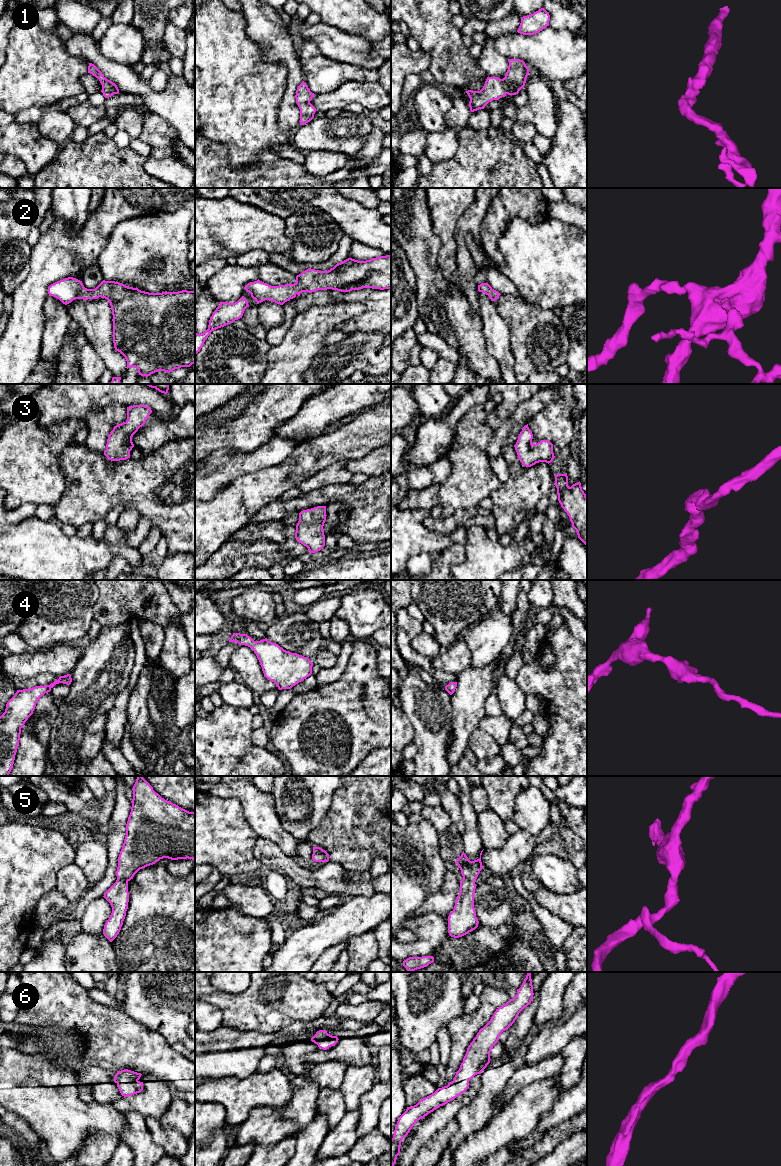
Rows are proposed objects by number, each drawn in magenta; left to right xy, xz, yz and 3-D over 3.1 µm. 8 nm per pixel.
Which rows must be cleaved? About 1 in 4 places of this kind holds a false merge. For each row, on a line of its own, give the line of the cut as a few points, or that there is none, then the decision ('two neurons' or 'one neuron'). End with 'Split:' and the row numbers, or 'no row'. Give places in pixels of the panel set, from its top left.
1: cut none; one neuron
2: cut none; one neuron
3: cut none; one neuron
4: cut none; one neuron
5: cut none; one neuron
6: cut none; one neuron
Split: no row

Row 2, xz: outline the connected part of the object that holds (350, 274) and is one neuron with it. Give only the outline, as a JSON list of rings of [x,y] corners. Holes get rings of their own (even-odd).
[[[380,256],[366,261],[348,258],[328,271],[307,269],[296,276],[294,284],[271,286],[259,279],[245,285],[257,304],[269,300],[283,305],[302,292],[337,290],[350,292],[363,288],[391,289],[391,256]]]

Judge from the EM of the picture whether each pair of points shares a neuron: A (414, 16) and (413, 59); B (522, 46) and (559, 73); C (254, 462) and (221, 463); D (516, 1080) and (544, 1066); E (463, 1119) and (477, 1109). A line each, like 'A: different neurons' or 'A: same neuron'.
A: different neurons
B: same neuron
C: same neuron
D: same neuron
E: same neuron

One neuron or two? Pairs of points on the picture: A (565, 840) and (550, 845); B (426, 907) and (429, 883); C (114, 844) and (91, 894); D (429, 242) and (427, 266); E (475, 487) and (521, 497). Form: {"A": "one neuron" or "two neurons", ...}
{"A": "one neuron", "B": "two neurons", "C": "one neuron", "D": "one neuron", "E": "two neurons"}

